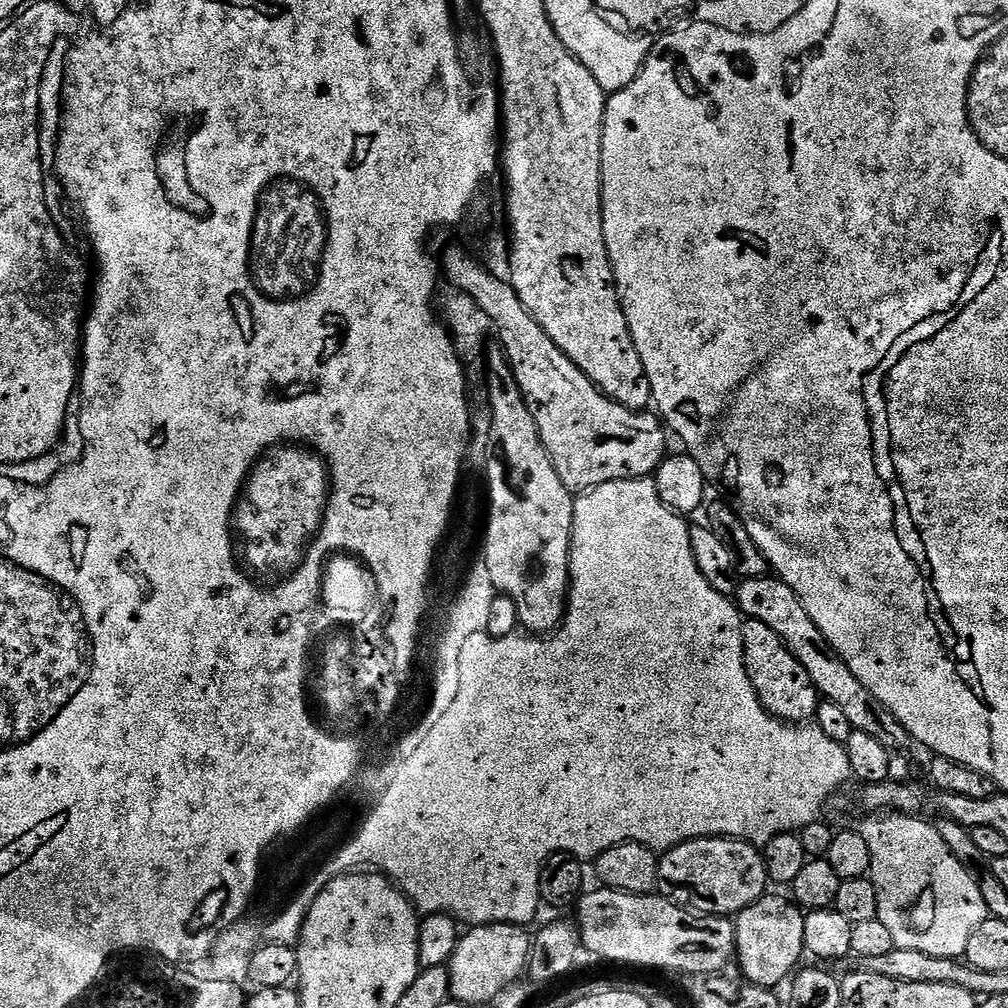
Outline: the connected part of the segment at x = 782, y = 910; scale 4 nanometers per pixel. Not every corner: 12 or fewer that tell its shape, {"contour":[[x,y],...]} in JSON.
{"contour":[[765,894],[736,913],[734,960],[775,989],[805,955],[805,913]]}

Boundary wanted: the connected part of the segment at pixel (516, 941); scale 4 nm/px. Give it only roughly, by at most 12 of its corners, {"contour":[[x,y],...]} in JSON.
{"contour":[[481,924],[446,964],[450,996],[488,1004],[525,975],[533,941]]}

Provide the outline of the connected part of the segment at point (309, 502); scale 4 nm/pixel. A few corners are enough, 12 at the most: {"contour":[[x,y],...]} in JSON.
{"contour":[[284,436],[222,517],[236,573],[280,592],[336,500],[332,456]]}

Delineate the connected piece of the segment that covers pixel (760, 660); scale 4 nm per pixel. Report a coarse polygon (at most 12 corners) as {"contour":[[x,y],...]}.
{"contour":[[744,620],[746,674],[768,713],[815,717],[818,693],[766,622]]}

